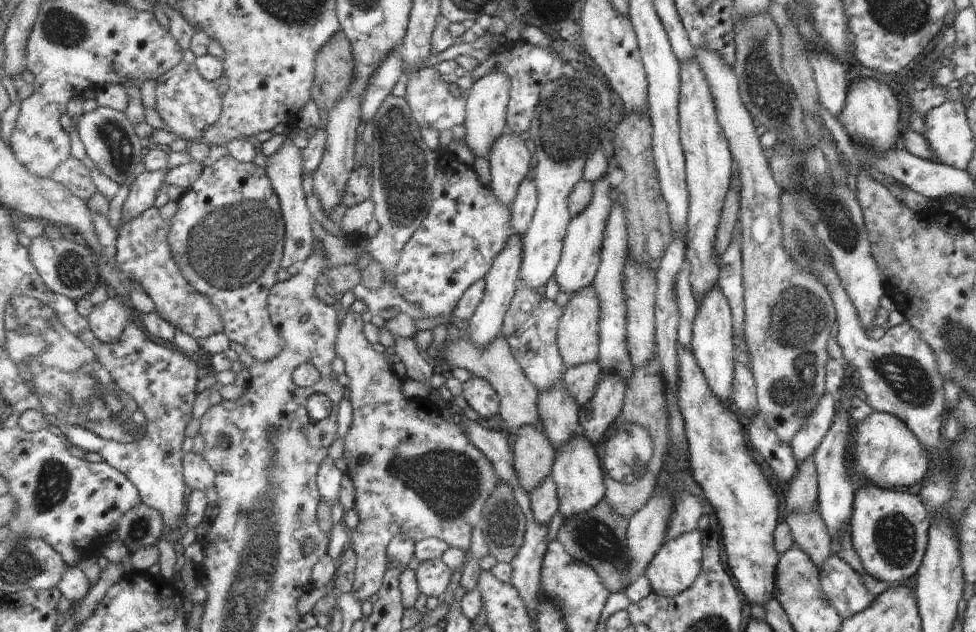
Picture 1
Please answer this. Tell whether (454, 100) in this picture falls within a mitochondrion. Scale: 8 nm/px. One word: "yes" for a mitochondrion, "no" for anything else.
no

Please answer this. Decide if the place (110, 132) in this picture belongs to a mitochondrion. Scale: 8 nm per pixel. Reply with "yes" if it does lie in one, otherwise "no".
yes

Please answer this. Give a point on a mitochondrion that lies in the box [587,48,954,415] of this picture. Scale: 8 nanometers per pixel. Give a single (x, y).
(834, 213)

